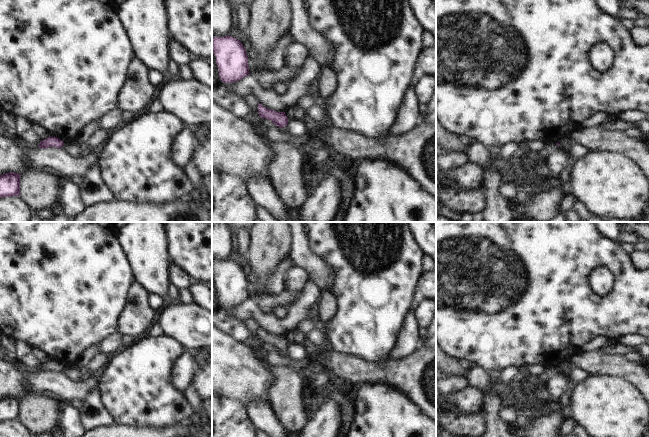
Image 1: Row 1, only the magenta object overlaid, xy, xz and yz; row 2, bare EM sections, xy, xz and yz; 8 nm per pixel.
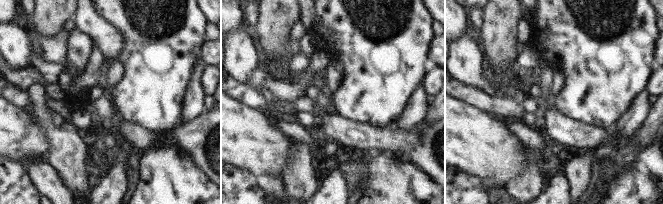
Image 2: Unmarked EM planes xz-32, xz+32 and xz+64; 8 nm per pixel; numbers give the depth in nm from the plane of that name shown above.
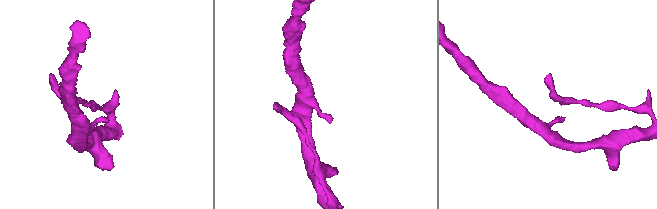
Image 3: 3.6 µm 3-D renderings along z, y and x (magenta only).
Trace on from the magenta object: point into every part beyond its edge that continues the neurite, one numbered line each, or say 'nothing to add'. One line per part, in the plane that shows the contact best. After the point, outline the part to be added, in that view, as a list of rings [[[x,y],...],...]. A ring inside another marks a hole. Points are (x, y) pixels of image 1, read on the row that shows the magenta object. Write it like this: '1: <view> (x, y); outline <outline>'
nothing to add

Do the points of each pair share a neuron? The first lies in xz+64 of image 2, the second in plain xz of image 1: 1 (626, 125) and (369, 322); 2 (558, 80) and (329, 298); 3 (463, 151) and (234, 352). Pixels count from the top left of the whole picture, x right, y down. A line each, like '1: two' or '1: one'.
1: two
2: one
3: one

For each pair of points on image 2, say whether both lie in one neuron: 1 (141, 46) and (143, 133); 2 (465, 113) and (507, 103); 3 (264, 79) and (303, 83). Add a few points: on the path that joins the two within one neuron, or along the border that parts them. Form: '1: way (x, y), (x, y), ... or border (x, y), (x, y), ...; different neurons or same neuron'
1: border (123, 119), (149, 128), (156, 135), (156, 142); different neurons
2: border (458, 99), (494, 113), (499, 117); different neurons
3: way (274, 85), (279, 88), (293, 88); same neuron

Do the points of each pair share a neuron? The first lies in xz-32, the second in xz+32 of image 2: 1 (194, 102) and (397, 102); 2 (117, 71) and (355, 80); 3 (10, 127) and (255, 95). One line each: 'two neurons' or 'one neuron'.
1: two neurons
2: two neurons
3: two neurons

